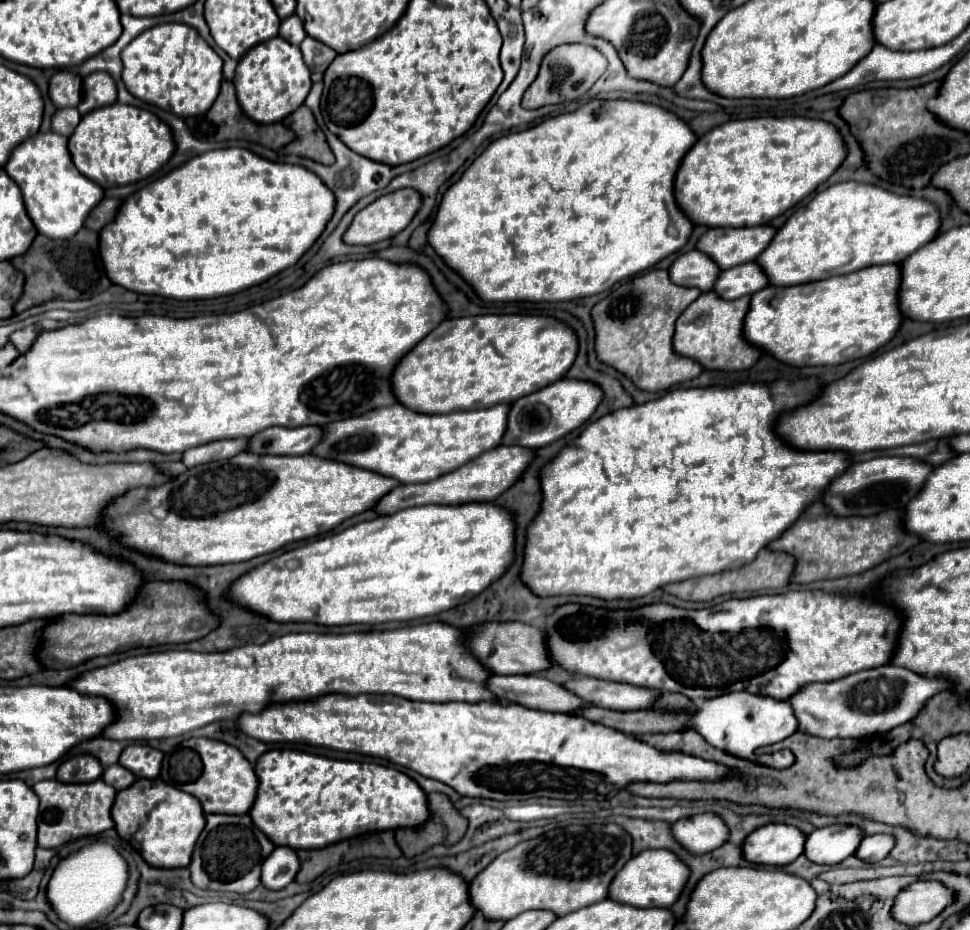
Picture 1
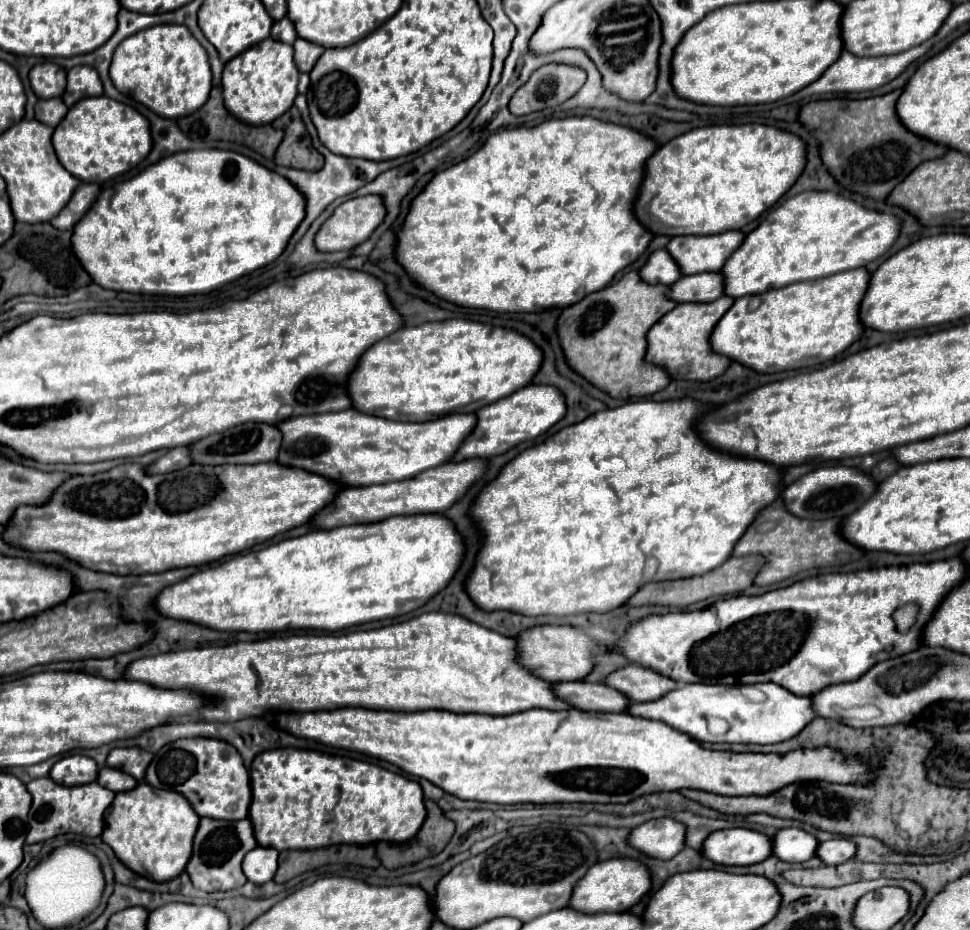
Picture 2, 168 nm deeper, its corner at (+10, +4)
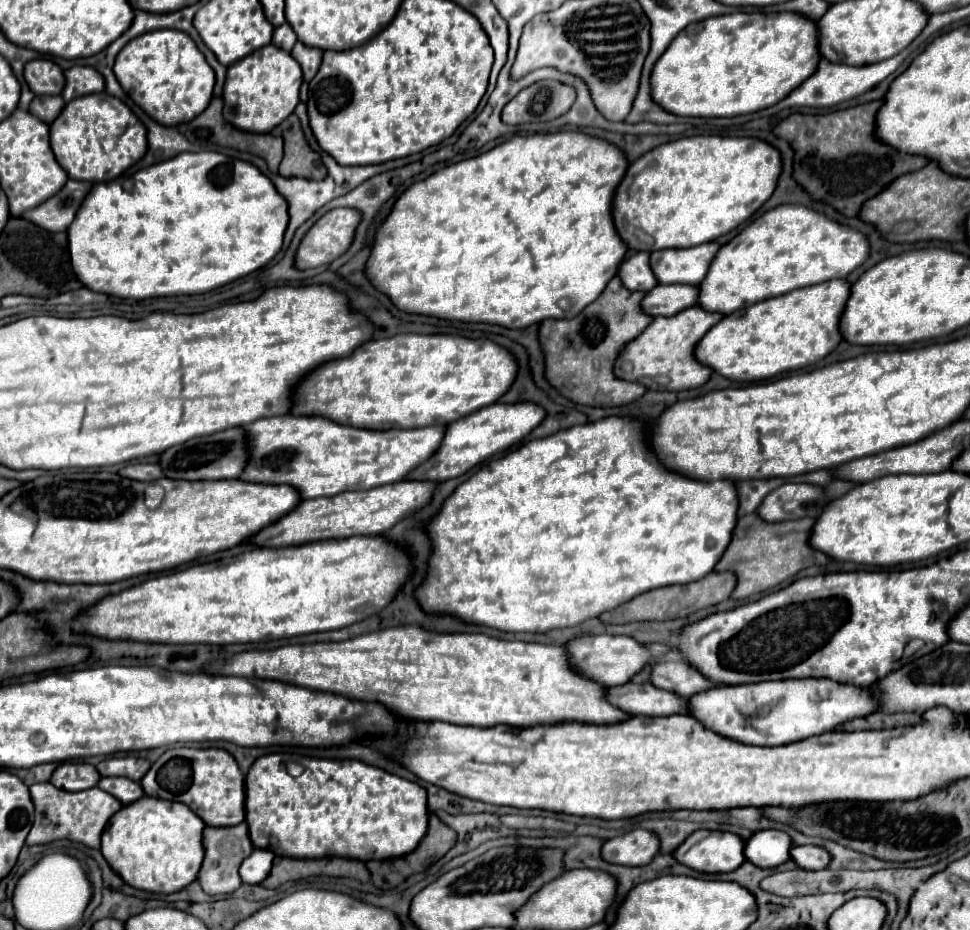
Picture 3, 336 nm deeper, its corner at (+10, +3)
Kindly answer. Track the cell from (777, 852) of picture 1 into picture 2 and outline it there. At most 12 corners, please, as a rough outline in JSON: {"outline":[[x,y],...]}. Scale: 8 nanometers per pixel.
{"outline":[[748,828],[718,830],[702,854],[748,866],[772,856],[772,838]]}

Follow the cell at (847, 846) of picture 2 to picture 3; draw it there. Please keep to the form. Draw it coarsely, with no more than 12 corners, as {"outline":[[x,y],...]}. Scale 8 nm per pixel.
{"outline":[[816,845],[790,849],[790,859],[808,871],[824,869],[830,855]]}

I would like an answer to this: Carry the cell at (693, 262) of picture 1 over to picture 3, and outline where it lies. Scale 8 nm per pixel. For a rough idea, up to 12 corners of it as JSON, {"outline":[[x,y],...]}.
{"outline":[[648,253],[626,257],[618,277],[630,291],[658,285]]}

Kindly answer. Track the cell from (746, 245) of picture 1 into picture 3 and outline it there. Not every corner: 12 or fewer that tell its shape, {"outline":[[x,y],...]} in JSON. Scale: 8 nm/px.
{"outline":[[716,243],[654,251],[660,285],[698,285]]}

